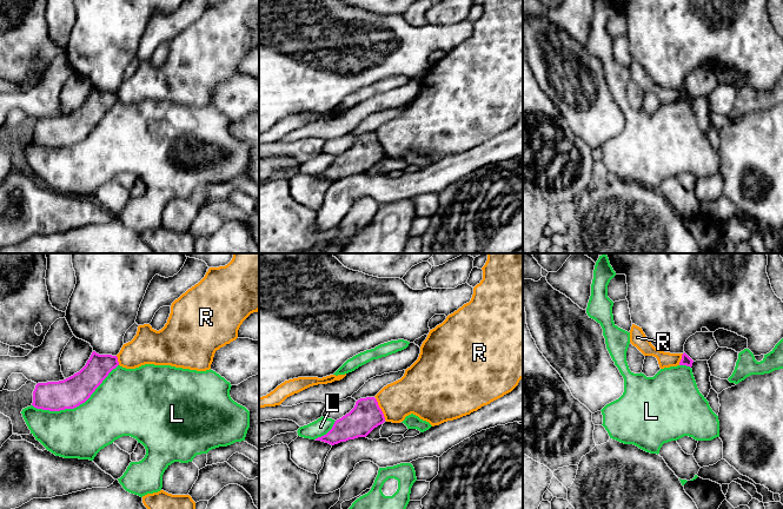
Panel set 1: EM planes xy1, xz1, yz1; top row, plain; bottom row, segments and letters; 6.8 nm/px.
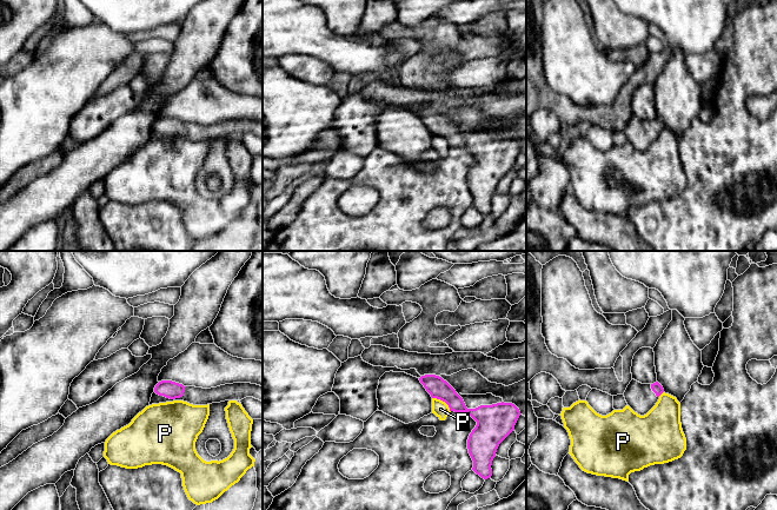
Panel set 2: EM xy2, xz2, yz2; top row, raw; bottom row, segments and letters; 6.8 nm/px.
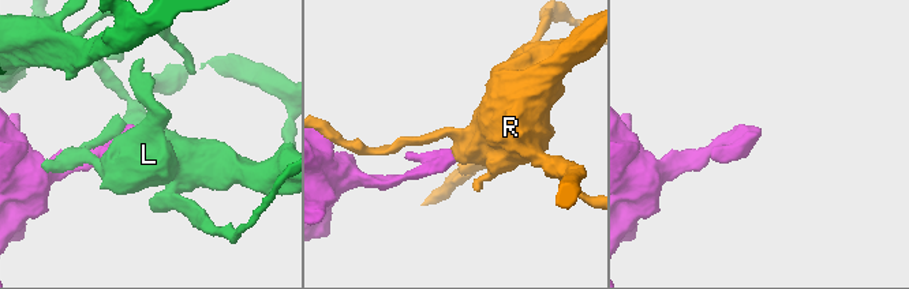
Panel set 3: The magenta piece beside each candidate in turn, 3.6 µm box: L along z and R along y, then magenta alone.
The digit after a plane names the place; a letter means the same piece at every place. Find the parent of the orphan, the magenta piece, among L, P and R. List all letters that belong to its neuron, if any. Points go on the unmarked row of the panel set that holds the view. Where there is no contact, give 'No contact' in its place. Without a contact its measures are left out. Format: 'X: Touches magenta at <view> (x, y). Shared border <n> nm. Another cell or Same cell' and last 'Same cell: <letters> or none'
L: Touches magenta at xy1 (77, 141). Shared border 650 nm. Another cell
P: Touches magenta at xz2 (443, 137). Shared border 160 nm. Another cell
R: Touches magenta at xz1 (380, 145). Shared border 170 nm. Another cell
Same cell: none

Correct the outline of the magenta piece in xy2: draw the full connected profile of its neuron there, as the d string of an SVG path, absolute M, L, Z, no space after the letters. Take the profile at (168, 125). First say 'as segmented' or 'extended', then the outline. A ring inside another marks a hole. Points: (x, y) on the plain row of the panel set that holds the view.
extended; M161 117L154 124L150 141L173 137L184 137L193 141L207 141L225 137L241 137L246 133L253 133L263 138L263 122L251 119L233 119L202 125L184 122L172 117Z

